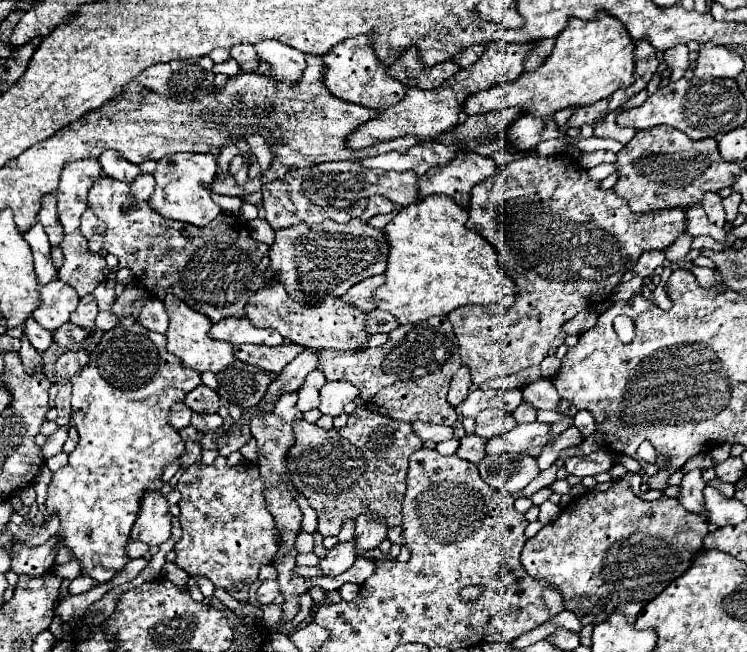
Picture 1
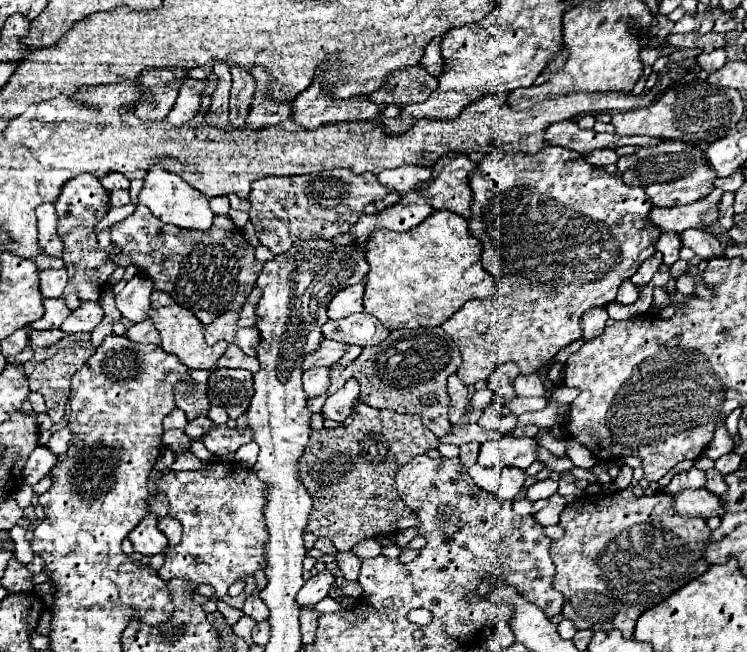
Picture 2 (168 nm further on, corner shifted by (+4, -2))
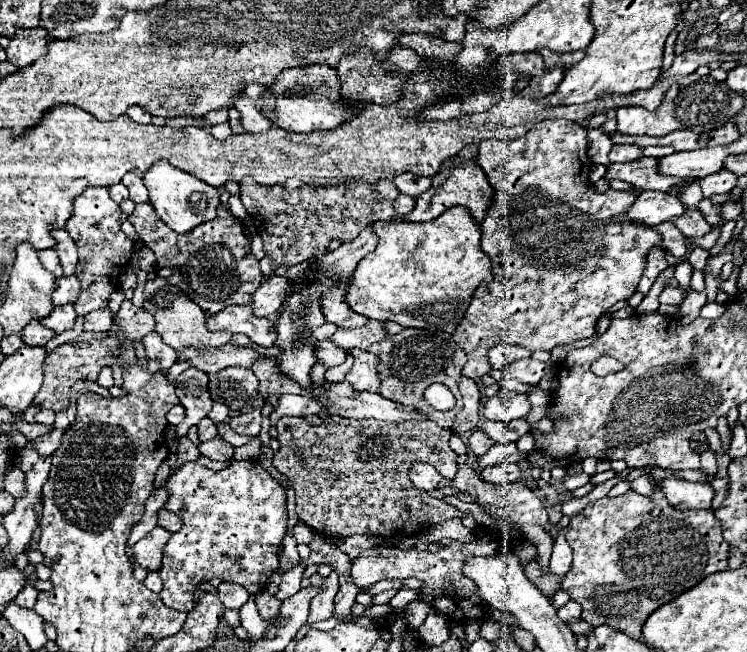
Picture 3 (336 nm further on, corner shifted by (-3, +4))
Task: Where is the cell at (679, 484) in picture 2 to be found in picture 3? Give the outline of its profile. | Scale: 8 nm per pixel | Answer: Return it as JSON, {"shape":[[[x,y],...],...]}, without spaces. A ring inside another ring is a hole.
{"shape":[[[711,450],[701,452],[701,468],[699,468],[705,476],[715,476],[717,472],[717,464],[715,464],[715,454]]]}

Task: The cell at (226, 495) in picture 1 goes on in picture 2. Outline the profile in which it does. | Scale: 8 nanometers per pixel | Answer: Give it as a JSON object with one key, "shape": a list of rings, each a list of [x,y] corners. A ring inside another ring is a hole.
{"shape":[[[208,462],[202,470],[194,472],[172,470],[158,480],[158,494],[168,498],[168,516],[176,518],[184,528],[182,542],[164,552],[166,560],[158,576],[166,582],[172,578],[186,578],[196,584],[210,584],[216,590],[216,598],[234,608],[242,608],[244,600],[256,590],[254,574],[266,568],[266,496],[262,492],[258,494],[256,472],[230,462]],[[238,580],[246,586],[242,594],[230,598],[228,588]]]}

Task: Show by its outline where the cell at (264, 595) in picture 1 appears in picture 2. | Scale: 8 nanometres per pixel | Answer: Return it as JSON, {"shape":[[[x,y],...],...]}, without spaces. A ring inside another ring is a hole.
{"shape":[[[248,596],[246,602],[244,602],[242,612],[244,612],[246,616],[250,616],[252,620],[256,620],[256,622],[268,620],[268,606],[266,606],[258,596]]]}

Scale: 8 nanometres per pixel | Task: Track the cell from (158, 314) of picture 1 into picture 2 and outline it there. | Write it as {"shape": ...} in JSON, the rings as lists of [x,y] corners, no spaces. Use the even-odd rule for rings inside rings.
{"shape":[[[144,320],[144,322],[134,324],[128,330],[128,338],[138,344],[156,344],[156,346],[160,344],[160,334],[156,332],[156,326],[152,324],[152,320]]]}

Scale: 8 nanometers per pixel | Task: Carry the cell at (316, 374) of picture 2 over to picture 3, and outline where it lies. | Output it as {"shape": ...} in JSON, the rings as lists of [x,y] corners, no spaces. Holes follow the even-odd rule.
{"shape":[[[323,340],[323,342],[319,342],[317,348],[315,348],[315,356],[317,356],[317,360],[329,370],[329,368],[333,368],[333,366],[343,364],[345,358],[347,358],[347,352],[341,350],[341,348],[337,348],[331,340]]]}

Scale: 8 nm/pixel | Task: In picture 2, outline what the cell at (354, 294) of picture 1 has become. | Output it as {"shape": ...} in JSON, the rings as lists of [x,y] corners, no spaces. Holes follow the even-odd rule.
{"shape":[[[356,284],[356,286],[348,286],[344,290],[340,290],[328,304],[328,318],[336,320],[336,318],[346,318],[354,312],[362,312],[362,294],[364,294],[364,284]]]}

